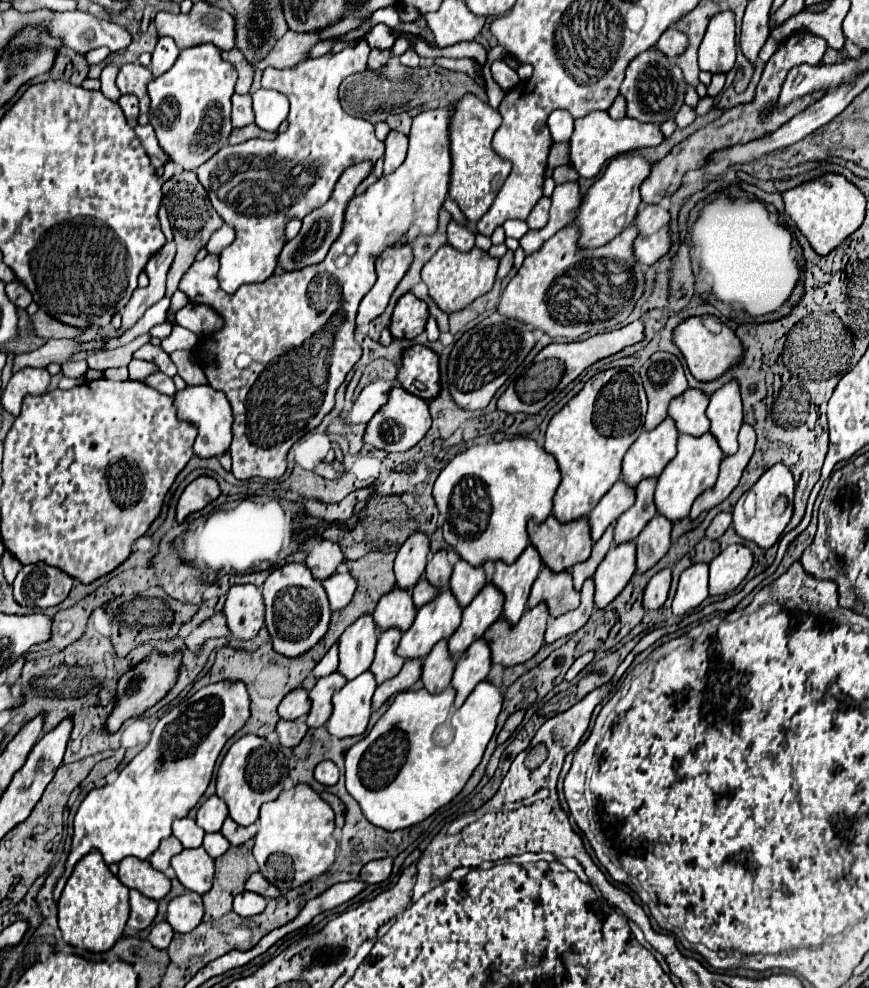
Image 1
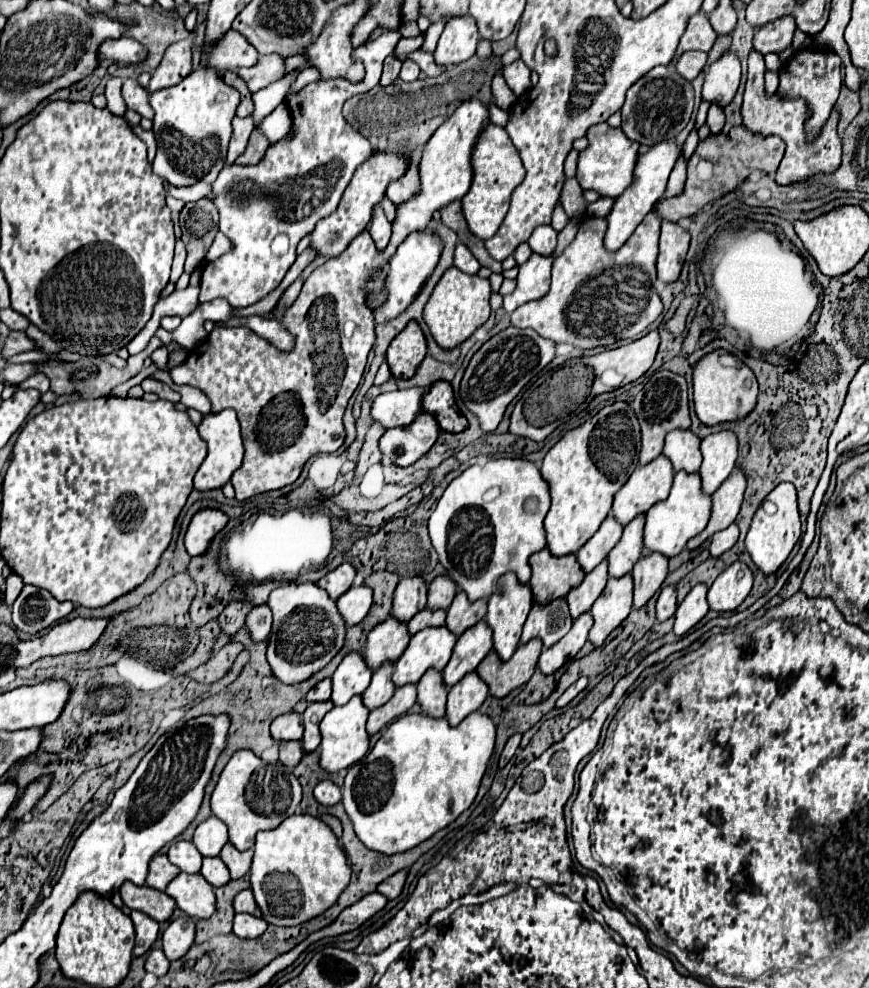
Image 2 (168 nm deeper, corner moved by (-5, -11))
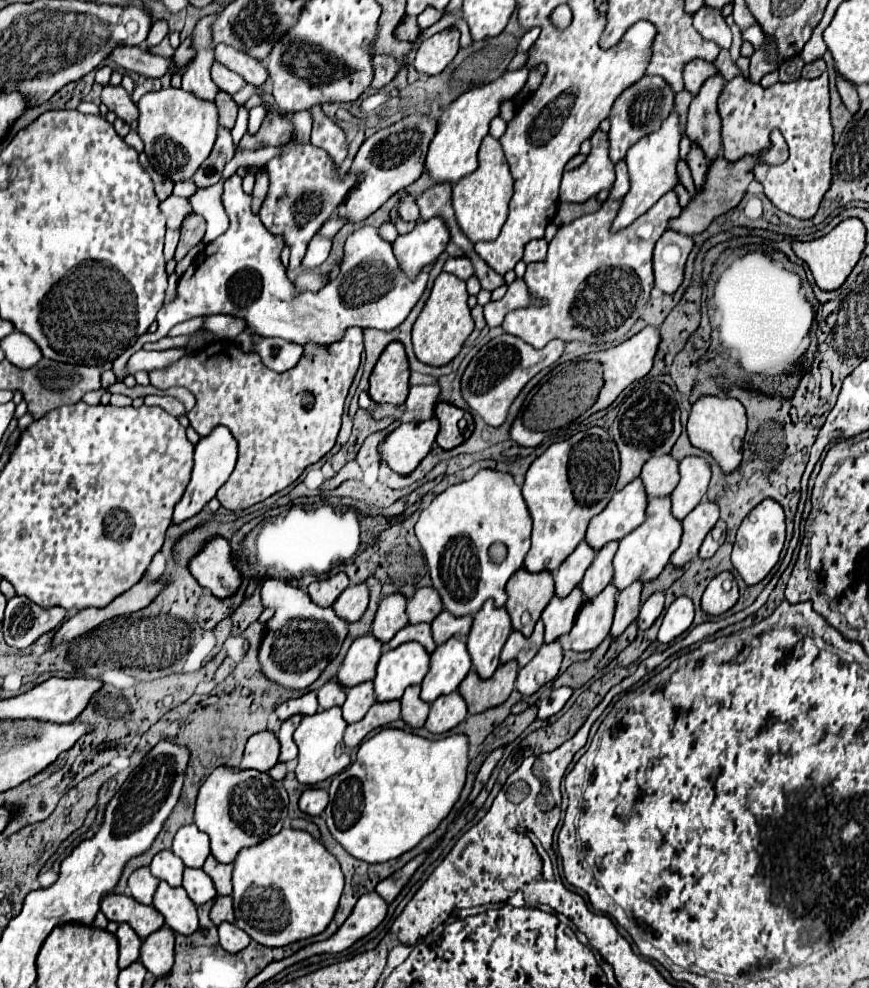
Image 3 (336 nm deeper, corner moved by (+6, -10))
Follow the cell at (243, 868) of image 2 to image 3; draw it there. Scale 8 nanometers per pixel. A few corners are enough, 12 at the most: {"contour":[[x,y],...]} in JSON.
{"contour":[[211,856],[203,872],[213,880],[219,896],[231,894],[233,864],[223,866]]}

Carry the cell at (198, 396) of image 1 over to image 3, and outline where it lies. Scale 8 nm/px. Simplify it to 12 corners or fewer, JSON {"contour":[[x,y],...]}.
{"contour":[[217,426],[195,446],[173,524],[193,518],[235,468],[237,442]]}

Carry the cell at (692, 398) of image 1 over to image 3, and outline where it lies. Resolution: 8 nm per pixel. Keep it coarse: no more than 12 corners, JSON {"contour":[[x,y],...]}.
{"contour":[[651,456],[641,470],[649,498],[663,498],[679,482],[679,464]]}

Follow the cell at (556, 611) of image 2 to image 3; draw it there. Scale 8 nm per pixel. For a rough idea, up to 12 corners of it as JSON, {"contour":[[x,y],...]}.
{"contour":[[543,622],[533,634],[511,634],[501,664],[515,660],[523,668],[543,646]]}

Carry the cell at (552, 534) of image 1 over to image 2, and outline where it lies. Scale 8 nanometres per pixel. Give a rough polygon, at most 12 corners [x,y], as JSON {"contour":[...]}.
{"contour":[[574,553],[530,557],[536,603],[568,595],[584,581]]}

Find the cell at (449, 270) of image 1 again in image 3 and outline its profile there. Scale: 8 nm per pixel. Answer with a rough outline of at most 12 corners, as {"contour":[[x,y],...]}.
{"contour":[[441,272],[413,326],[413,352],[449,364],[473,332],[465,282]]}

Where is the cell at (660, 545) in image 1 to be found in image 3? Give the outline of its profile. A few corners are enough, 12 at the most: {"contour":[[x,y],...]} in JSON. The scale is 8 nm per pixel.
{"contour":[[639,582],[617,596],[611,638],[637,618]]}

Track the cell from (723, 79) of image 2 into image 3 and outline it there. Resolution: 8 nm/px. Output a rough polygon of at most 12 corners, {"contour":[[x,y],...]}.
{"contour":[[721,74],[691,102],[687,138],[713,162],[721,150]]}

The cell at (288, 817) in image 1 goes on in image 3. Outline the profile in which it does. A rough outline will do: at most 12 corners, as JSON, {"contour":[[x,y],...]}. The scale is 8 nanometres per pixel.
{"contour":[[283,828],[233,862],[235,926],[281,948],[321,934],[343,872]]}

